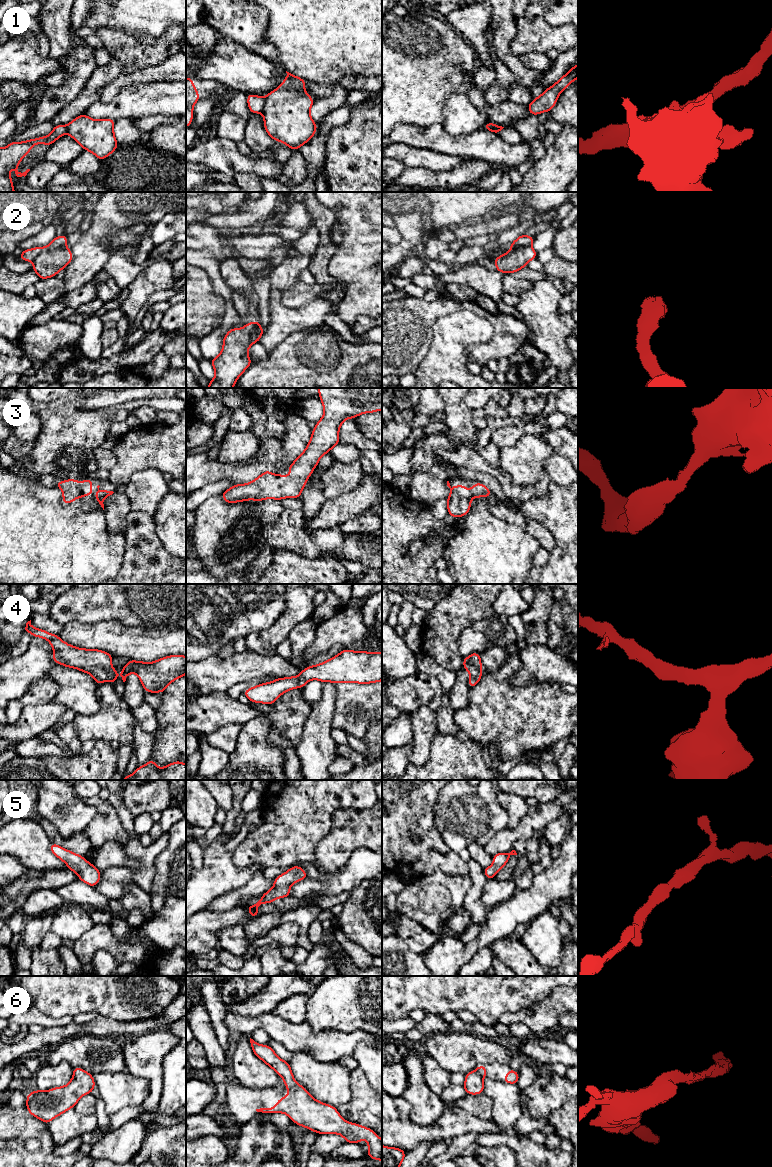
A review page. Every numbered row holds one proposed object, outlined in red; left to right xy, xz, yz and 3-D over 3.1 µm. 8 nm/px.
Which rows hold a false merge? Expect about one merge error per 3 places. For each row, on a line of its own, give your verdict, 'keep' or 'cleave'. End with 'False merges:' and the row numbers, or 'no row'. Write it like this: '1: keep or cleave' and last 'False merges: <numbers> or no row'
1: cleave
2: cleave
3: keep
4: keep
5: keep
6: keep
False merges: 1, 2

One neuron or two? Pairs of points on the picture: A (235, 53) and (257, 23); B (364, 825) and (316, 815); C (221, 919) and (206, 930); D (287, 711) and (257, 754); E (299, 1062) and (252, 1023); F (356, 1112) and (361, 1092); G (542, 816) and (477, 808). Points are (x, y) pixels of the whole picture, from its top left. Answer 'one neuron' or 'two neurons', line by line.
A: two neurons
B: two neurons
C: one neuron
D: one neuron
E: two neurons
F: one neuron
G: two neurons

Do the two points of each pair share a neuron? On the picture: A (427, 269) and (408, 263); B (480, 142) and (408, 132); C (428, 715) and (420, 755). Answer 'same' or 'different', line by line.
A: same
B: same
C: same

